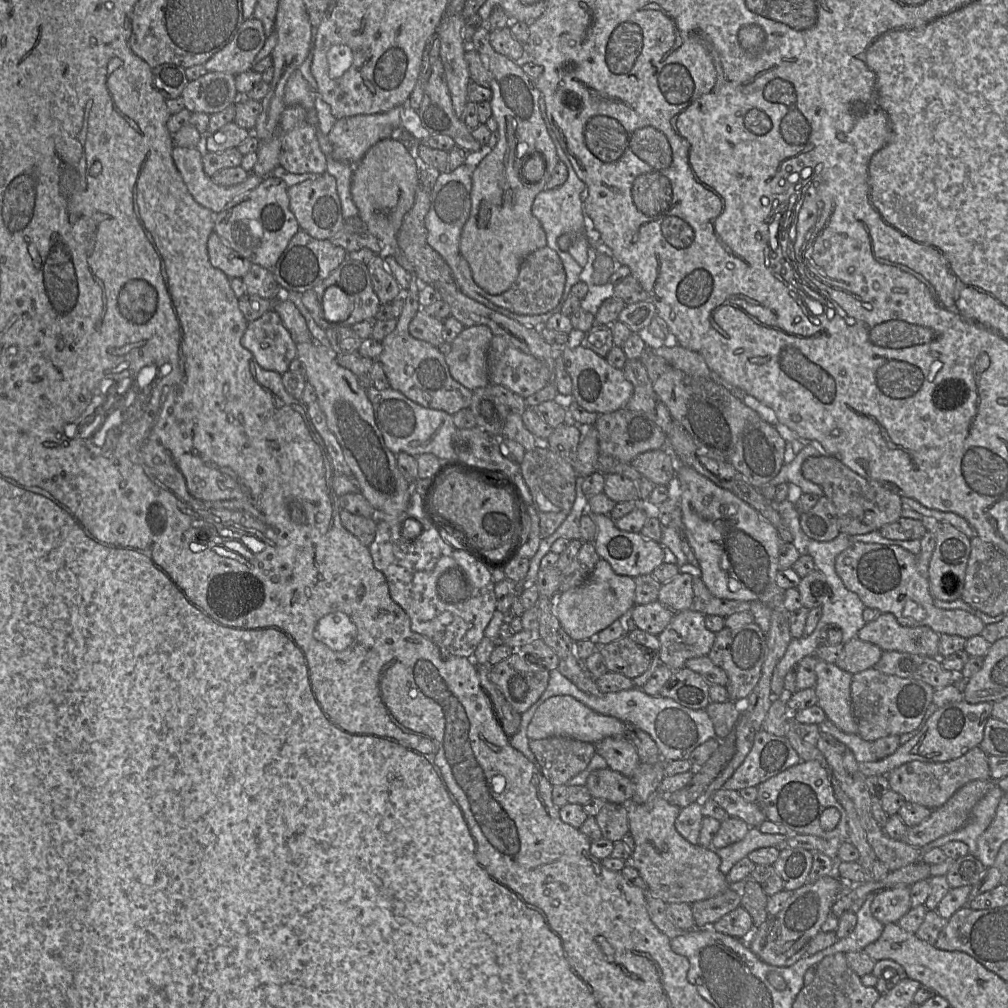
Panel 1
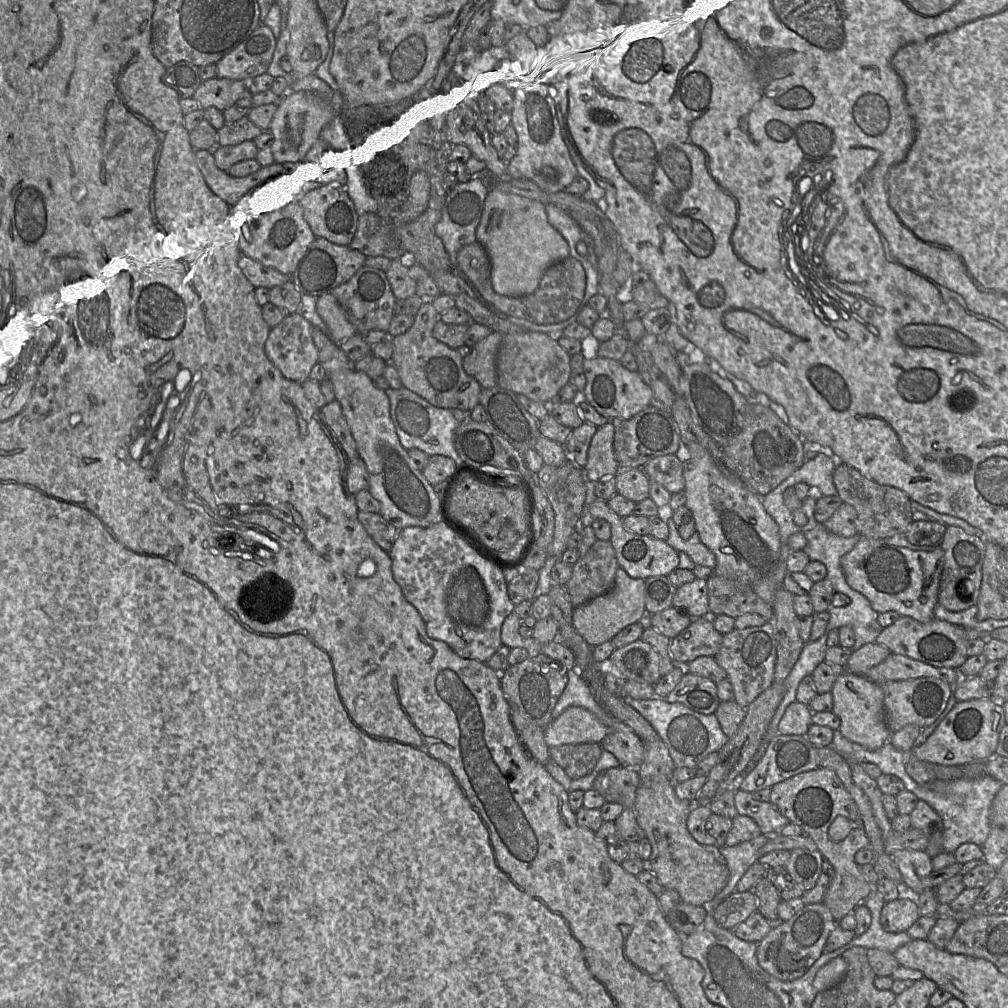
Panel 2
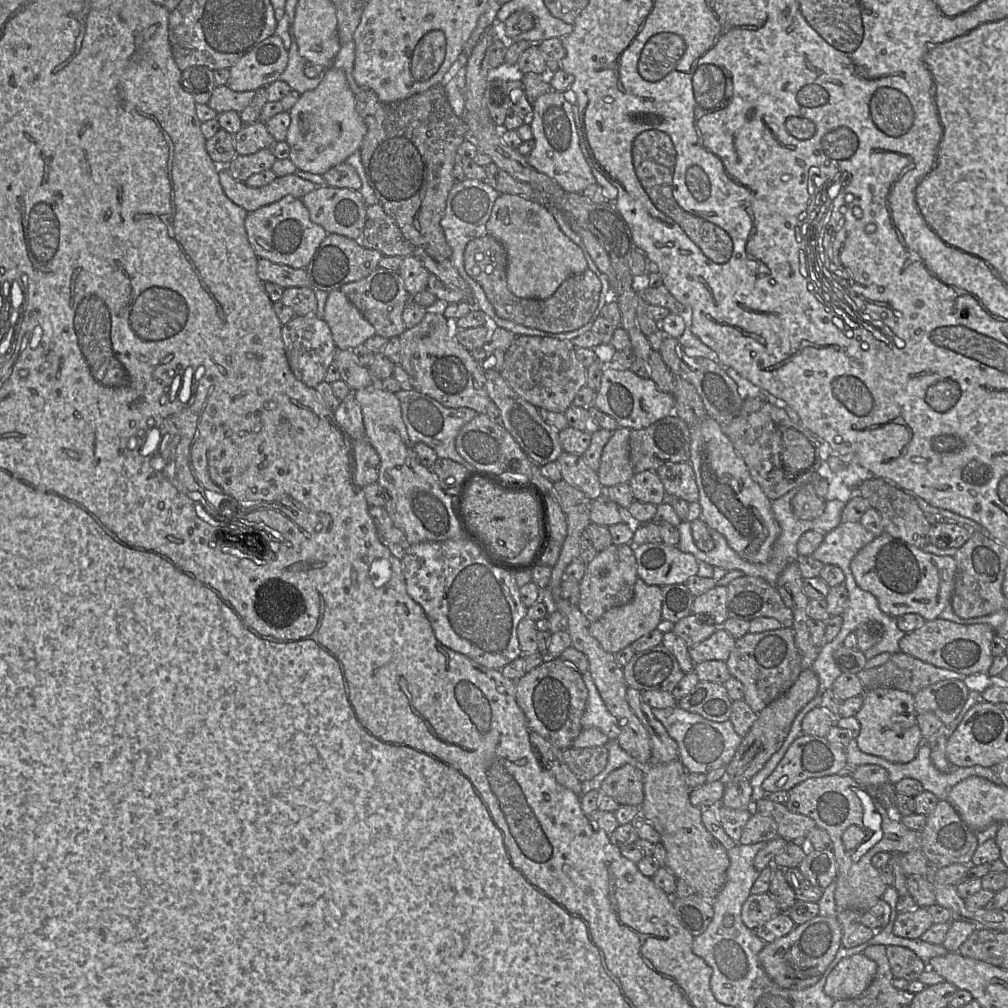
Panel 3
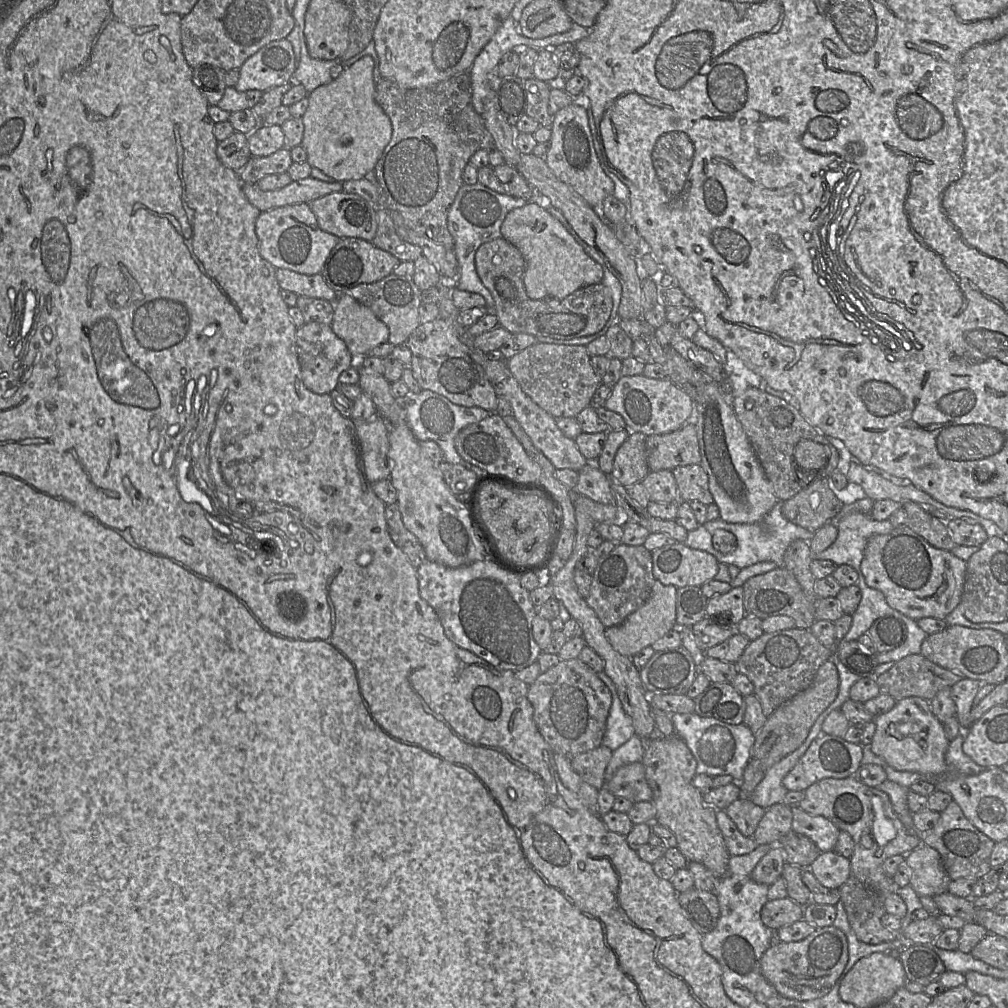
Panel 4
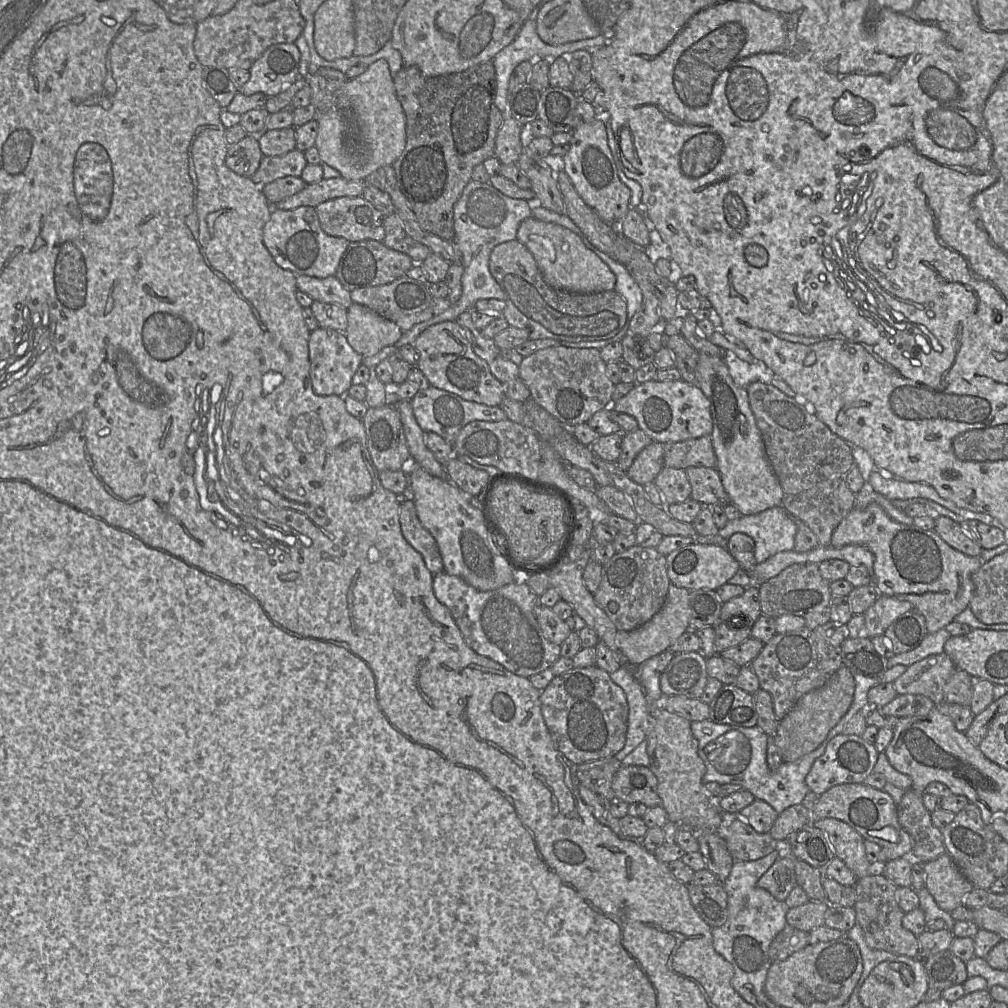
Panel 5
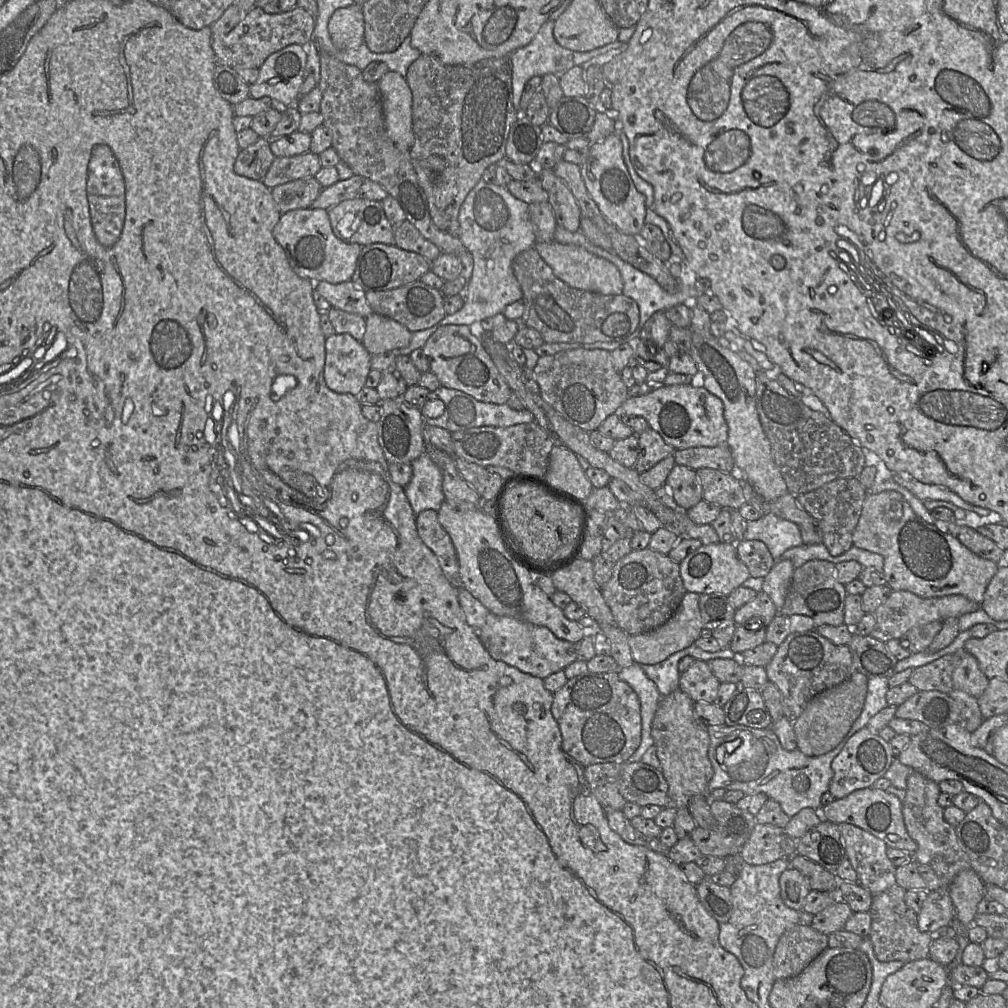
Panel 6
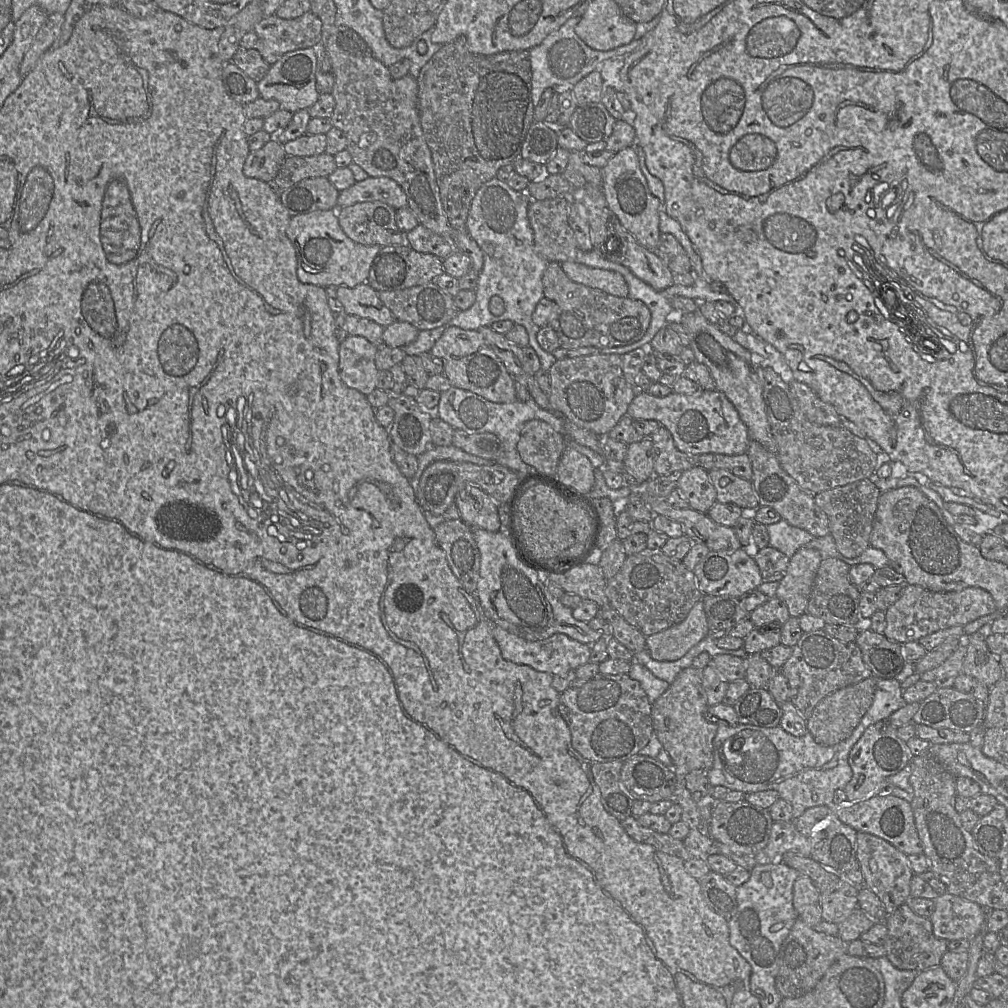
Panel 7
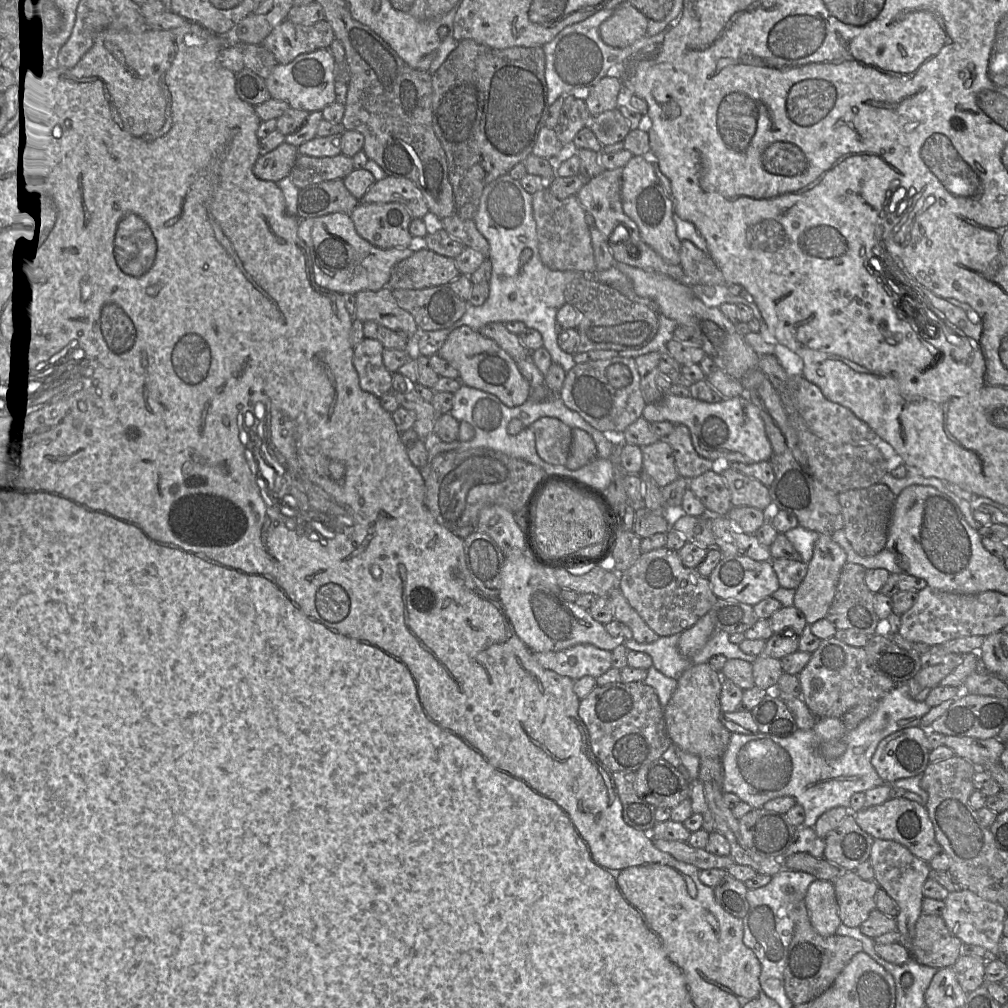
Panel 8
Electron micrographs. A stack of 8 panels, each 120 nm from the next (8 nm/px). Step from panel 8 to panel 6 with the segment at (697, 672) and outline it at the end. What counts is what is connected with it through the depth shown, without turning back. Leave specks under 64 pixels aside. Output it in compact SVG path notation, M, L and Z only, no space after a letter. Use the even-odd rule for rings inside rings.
M679 688L662 697L652 722L652 737L656 746L661 771L668 783L670 804L688 805L698 795L708 795L708 783L713 768L708 758L710 737L708 726L695 714L694 701Z

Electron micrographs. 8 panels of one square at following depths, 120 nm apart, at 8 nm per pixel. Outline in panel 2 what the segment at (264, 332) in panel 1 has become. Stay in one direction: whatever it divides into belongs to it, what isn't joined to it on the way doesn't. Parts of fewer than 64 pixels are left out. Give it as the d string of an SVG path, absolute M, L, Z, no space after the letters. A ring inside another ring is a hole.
M300 313L287 314L286 317L274 328L271 328L265 343L265 353L269 360L288 379L303 383L311 376L313 368L319 363L319 352L313 340L313 325Z

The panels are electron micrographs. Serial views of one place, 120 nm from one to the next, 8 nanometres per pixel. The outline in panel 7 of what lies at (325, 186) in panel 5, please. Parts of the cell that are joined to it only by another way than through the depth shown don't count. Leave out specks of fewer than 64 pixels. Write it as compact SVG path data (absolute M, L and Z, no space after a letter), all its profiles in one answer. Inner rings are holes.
M367 177L340 191L337 207L358 202L381 201L395 209L407 207L407 198L400 185L388 177Z

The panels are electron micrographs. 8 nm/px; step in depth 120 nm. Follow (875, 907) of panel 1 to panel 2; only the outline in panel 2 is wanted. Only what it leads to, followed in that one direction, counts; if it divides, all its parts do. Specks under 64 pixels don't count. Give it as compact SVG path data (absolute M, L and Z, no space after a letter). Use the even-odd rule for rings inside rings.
M914 895L902 896L885 902L880 923L885 931L892 933L906 932L920 917Z

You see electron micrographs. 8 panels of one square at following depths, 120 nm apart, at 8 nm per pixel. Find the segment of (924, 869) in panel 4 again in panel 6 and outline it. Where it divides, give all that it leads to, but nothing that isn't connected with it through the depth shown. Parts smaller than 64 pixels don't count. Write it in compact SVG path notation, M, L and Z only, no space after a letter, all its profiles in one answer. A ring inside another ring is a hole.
M972 869L962 870L945 889L952 899L956 919L968 929L978 913L978 903L984 898L983 881Z

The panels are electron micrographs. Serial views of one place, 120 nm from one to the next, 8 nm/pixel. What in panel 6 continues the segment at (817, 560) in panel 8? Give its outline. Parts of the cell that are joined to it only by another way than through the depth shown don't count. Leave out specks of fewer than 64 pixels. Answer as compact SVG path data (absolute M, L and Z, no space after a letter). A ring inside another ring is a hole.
M777 559L768 575L763 578L762 591L771 598L777 610L784 604L794 570L795 566L790 560Z

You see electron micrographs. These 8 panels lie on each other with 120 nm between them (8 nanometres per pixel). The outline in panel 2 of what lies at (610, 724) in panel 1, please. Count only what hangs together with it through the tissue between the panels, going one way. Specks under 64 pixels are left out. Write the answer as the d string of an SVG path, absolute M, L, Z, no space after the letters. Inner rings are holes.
M571 706L556 717L544 730L549 747L563 744L598 743L609 733L609 727L585 708Z

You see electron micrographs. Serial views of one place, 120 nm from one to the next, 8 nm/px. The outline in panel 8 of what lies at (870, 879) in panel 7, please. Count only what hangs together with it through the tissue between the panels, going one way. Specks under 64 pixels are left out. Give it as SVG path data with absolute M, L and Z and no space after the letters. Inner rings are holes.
M875 839L868 861L873 867L874 880L880 889L883 889L897 903L896 931L901 934L900 943L910 951L916 923L922 915L923 884L929 878L931 868L928 862L917 858L906 847L892 840Z

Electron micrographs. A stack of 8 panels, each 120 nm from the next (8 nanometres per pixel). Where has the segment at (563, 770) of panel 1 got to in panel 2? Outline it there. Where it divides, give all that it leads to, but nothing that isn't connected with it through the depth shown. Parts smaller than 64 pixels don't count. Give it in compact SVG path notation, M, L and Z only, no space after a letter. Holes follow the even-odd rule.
M598 743L563 744L549 747L550 759L561 767L572 780L592 772L602 751Z

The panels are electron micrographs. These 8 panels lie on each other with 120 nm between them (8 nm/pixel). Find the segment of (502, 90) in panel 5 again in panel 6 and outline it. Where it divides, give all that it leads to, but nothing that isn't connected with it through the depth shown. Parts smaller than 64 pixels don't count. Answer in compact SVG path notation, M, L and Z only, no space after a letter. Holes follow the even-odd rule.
M554 21L545 22L529 44L516 49L509 55L512 65L513 100L517 107L519 107L522 93L530 78L534 76L542 77L545 74L555 74L560 76L574 66L582 66L586 64L592 58L608 53L616 54L627 44L627 42L615 41L606 46L590 51L574 51L558 44L553 35L553 27Z

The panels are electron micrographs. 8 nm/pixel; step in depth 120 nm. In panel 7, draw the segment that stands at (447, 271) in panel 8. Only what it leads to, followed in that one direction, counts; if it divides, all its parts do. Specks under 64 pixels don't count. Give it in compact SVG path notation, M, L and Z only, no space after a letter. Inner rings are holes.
M406 243L388 245L383 246L374 258L366 283L377 292L403 290L431 282L442 273L444 273L443 263L439 257L415 251Z

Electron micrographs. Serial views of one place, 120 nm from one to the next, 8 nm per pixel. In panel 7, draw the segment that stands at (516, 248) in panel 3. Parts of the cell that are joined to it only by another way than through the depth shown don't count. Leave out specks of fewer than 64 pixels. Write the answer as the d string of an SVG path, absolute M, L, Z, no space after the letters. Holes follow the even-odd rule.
M570 260L562 262L560 265L565 274L574 282L617 297L628 297L628 285L618 272L593 268Z

